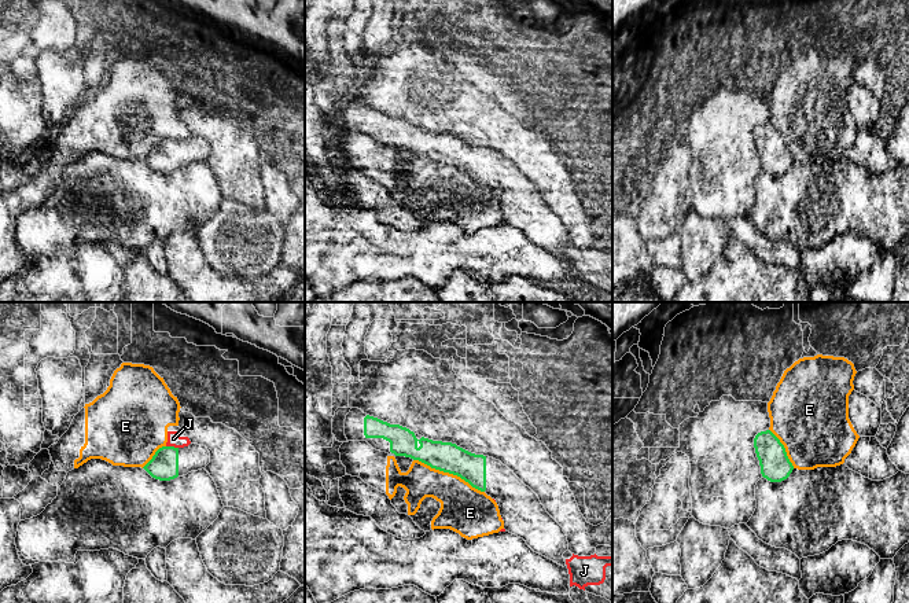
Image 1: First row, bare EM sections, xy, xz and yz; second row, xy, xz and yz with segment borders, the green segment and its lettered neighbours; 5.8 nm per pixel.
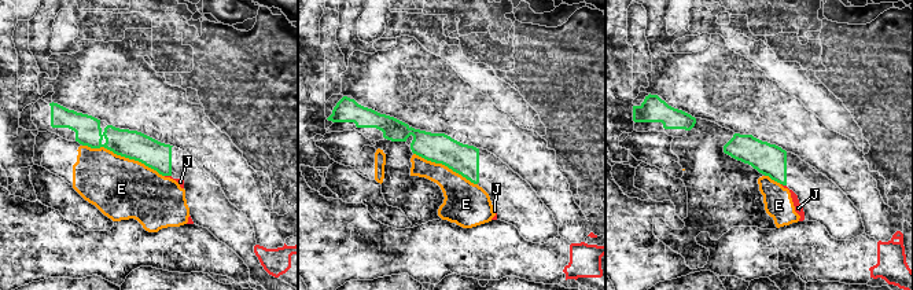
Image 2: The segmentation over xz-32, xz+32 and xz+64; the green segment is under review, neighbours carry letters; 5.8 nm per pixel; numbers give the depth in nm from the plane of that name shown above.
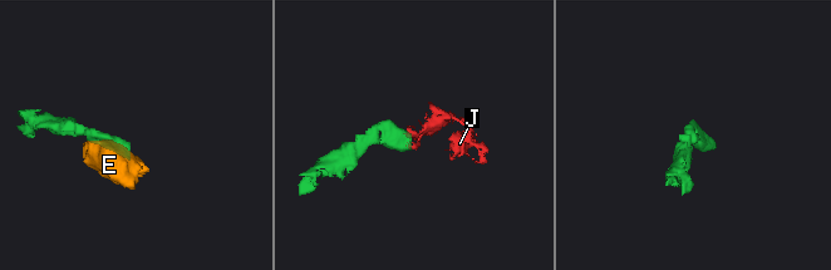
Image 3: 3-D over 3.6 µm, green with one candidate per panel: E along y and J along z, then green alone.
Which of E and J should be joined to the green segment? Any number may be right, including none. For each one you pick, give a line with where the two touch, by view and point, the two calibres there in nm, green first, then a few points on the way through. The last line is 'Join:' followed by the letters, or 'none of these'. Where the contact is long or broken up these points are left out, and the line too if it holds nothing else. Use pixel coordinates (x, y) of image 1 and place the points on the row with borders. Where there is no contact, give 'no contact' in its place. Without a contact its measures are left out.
Join: none of these

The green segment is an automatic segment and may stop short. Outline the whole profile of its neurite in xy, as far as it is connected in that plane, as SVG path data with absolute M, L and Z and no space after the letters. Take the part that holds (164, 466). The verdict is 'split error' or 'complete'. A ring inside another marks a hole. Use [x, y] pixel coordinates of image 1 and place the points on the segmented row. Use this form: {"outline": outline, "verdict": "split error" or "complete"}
{"outline": "M189 444L184 448L159 448L143 468L155 479L170 481L187 475L191 471L202 470L209 463L210 452L207 448Z", "verdict": "split error"}

